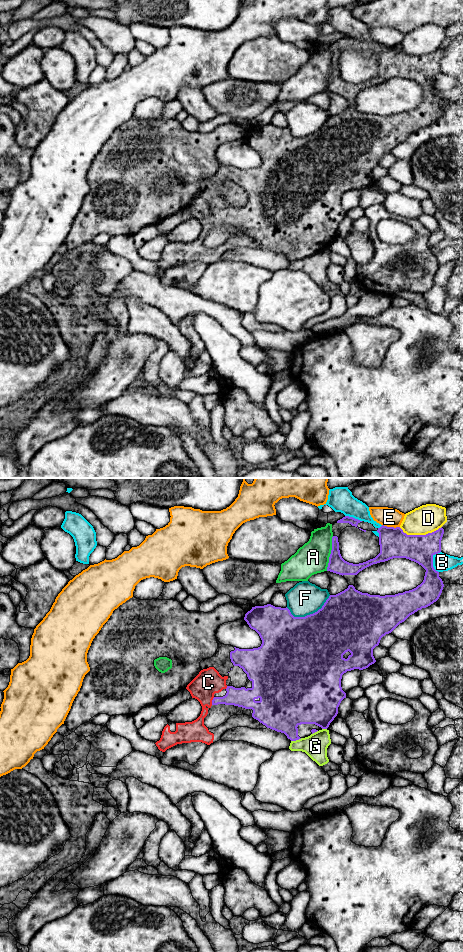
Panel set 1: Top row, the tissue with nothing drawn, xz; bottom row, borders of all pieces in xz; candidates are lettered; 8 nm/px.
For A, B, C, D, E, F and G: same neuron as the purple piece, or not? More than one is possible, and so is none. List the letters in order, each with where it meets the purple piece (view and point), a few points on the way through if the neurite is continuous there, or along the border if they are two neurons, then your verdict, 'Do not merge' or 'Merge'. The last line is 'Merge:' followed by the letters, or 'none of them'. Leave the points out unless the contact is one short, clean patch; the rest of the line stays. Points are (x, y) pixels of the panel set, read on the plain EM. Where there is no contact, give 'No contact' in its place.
A: Touches purple at xz (331, 73). Boundary: xz (333, 56), (326, 90). Do not merge
B: Touches purple at xz (432, 81). Do not merge
C: Touches purple at xz (212, 221). Merge
D: Touches purple at xz (420, 55). Do not merge
E: Touches purple at xz (391, 47). Do not merge
F: Touches purple at xz (310, 134). Do not merge
G: Touches purple at xz (296, 259). Do not merge
Merge: C

